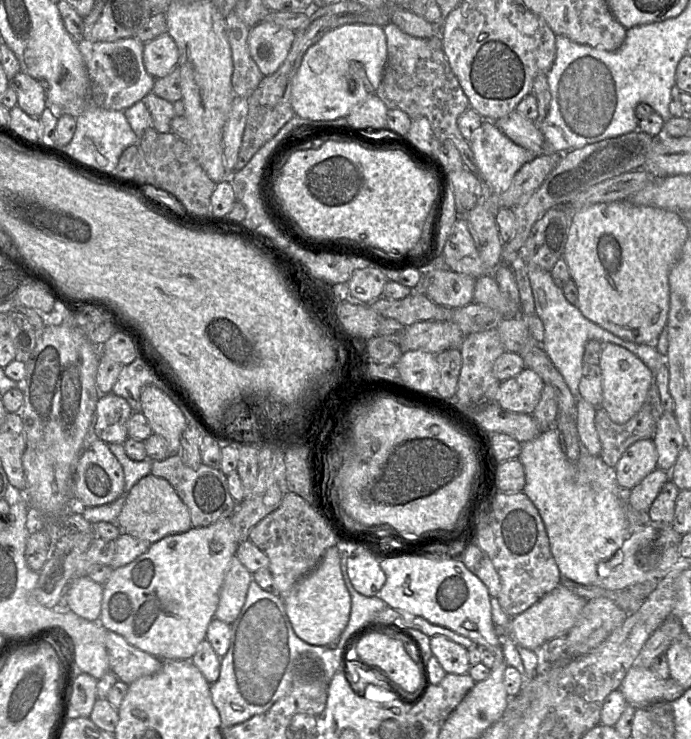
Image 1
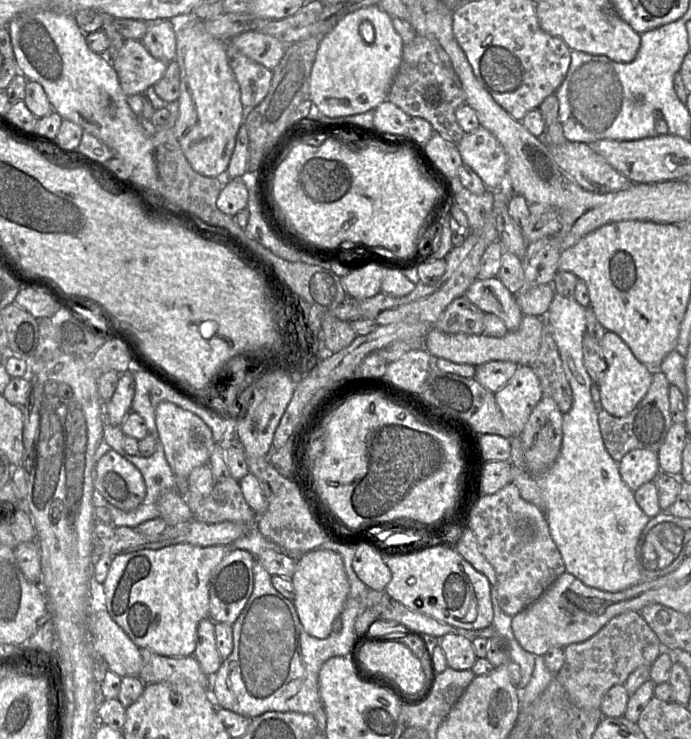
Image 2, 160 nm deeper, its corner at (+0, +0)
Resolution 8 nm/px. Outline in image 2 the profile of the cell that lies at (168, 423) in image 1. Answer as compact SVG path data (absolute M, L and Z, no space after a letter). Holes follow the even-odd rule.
M162 401L155 410L155 422L166 461L176 477L188 478L196 467L208 464L215 442L211 429L194 413Z

